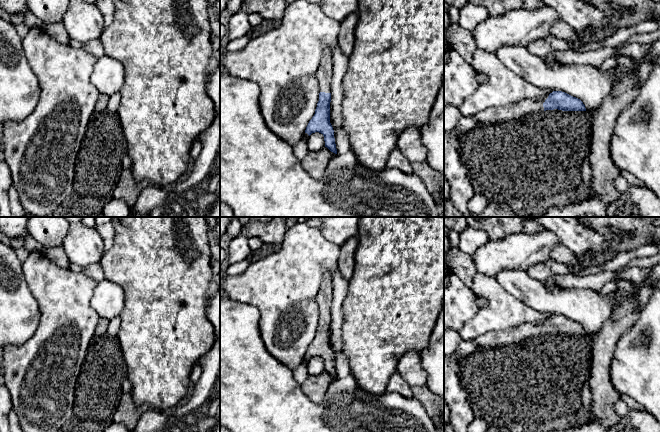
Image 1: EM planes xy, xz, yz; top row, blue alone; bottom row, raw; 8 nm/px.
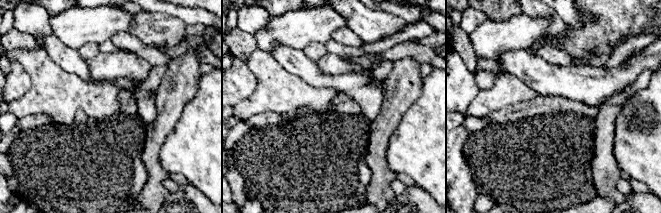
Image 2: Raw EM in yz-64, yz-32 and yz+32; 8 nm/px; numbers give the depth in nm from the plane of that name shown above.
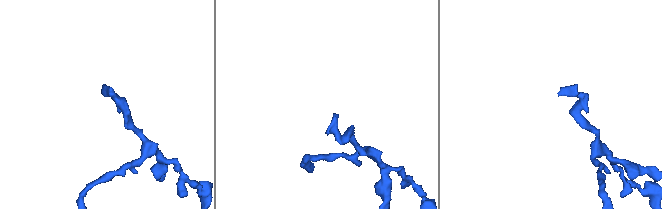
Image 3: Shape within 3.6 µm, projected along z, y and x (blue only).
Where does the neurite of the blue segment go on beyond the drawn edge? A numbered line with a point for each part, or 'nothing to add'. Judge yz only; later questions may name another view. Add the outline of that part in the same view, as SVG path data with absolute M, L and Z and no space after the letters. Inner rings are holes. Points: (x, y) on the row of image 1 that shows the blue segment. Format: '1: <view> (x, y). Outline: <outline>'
1: yz (517, 110). Outline: M523 100L508 107L490 107L474 115L480 123L503 122L520 118L535 111L544 111L544 100Z

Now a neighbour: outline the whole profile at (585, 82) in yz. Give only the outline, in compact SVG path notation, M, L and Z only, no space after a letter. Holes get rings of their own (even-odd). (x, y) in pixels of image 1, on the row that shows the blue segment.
M504 45L497 49L496 55L506 68L521 76L530 84L543 89L562 91L580 99L585 105L586 111L592 116L596 114L603 100L610 93L613 85L619 81L620 77L632 72L631 70L622 72L615 67L601 72L598 67L576 63L551 67L543 61L542 57L532 54L527 47Z

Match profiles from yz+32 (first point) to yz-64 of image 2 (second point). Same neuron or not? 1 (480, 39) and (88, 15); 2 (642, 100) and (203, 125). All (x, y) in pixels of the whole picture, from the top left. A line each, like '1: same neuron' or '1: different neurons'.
1: same neuron
2: same neuron

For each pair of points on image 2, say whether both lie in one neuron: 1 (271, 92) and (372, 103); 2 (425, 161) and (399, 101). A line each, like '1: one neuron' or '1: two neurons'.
1: two neurons
2: two neurons

